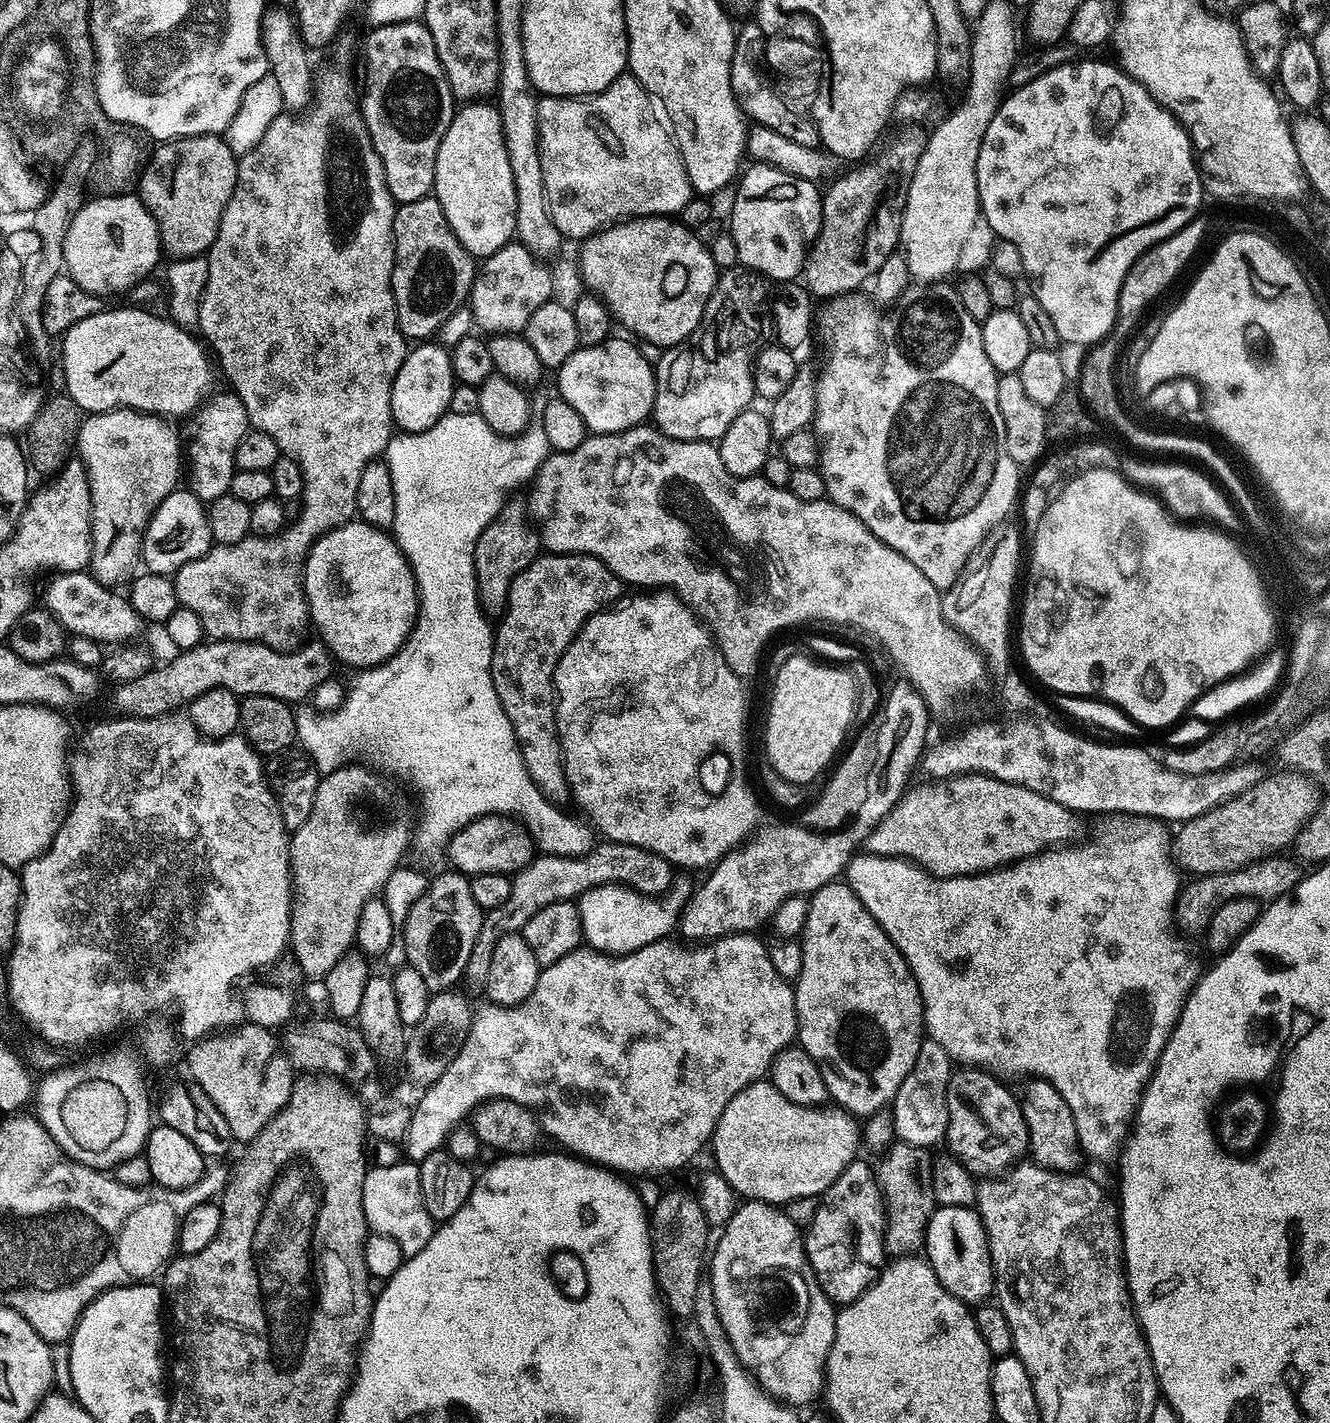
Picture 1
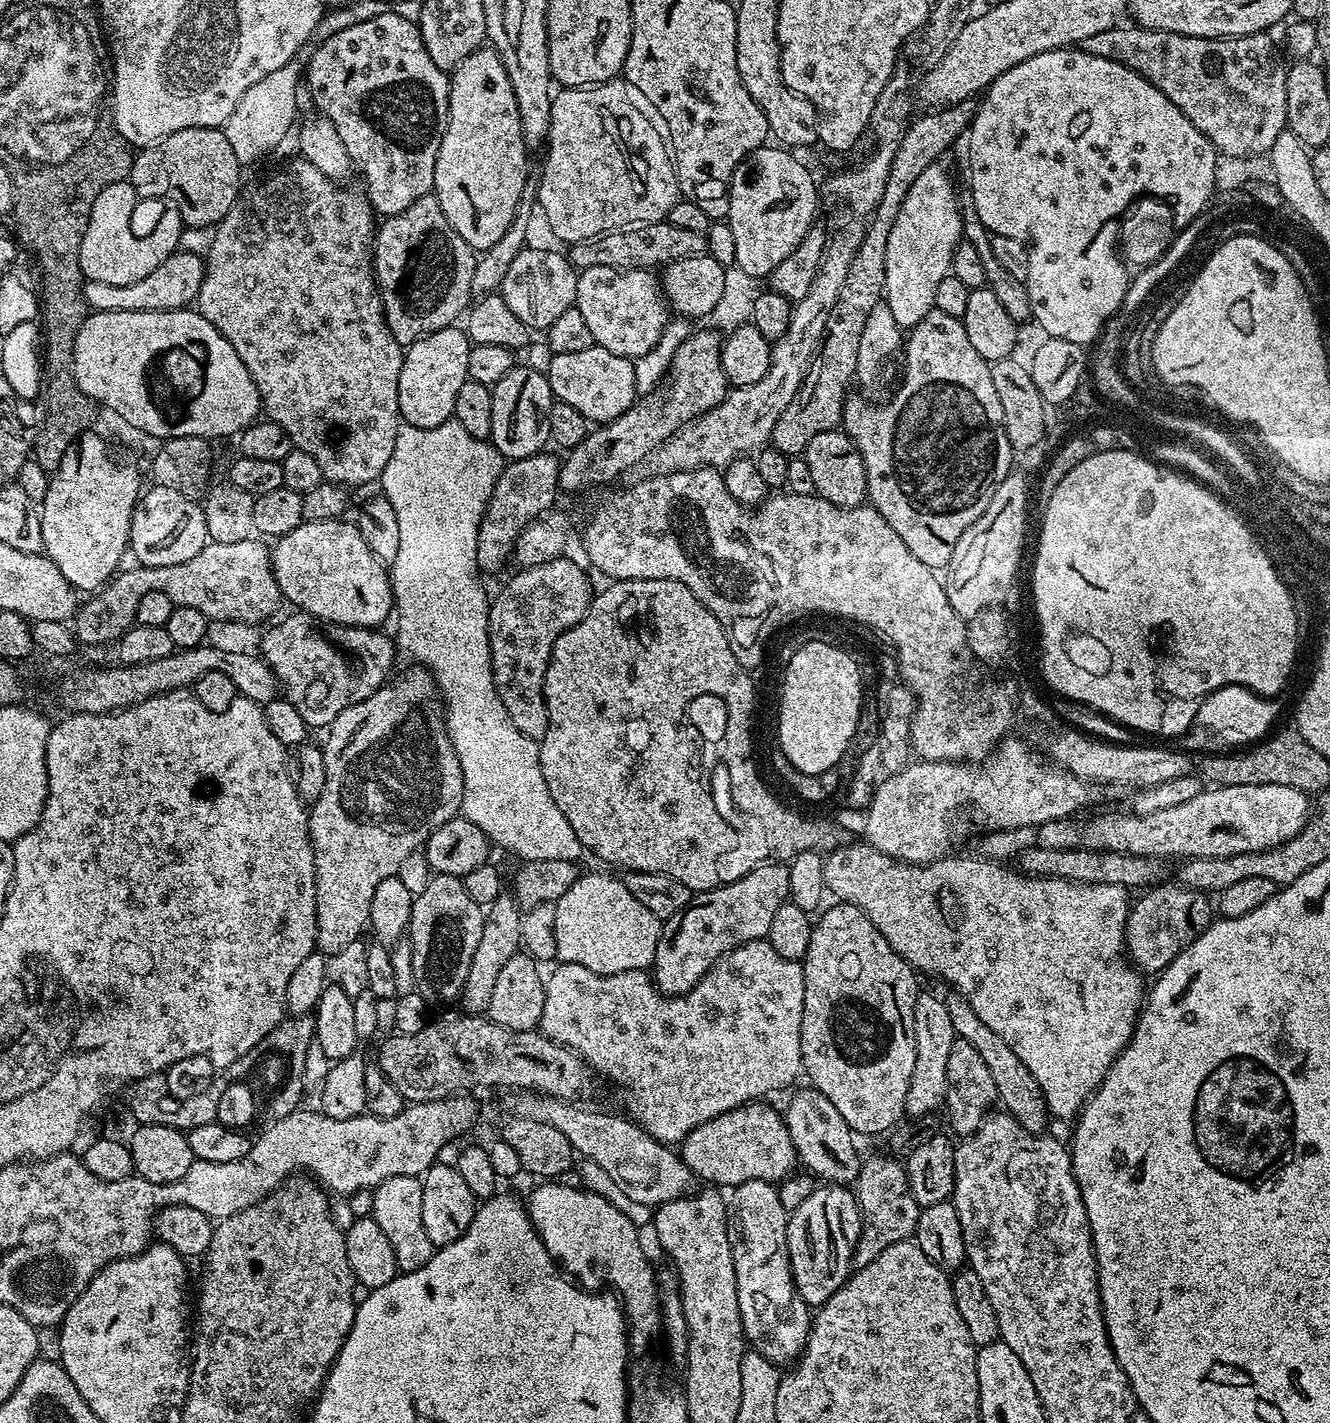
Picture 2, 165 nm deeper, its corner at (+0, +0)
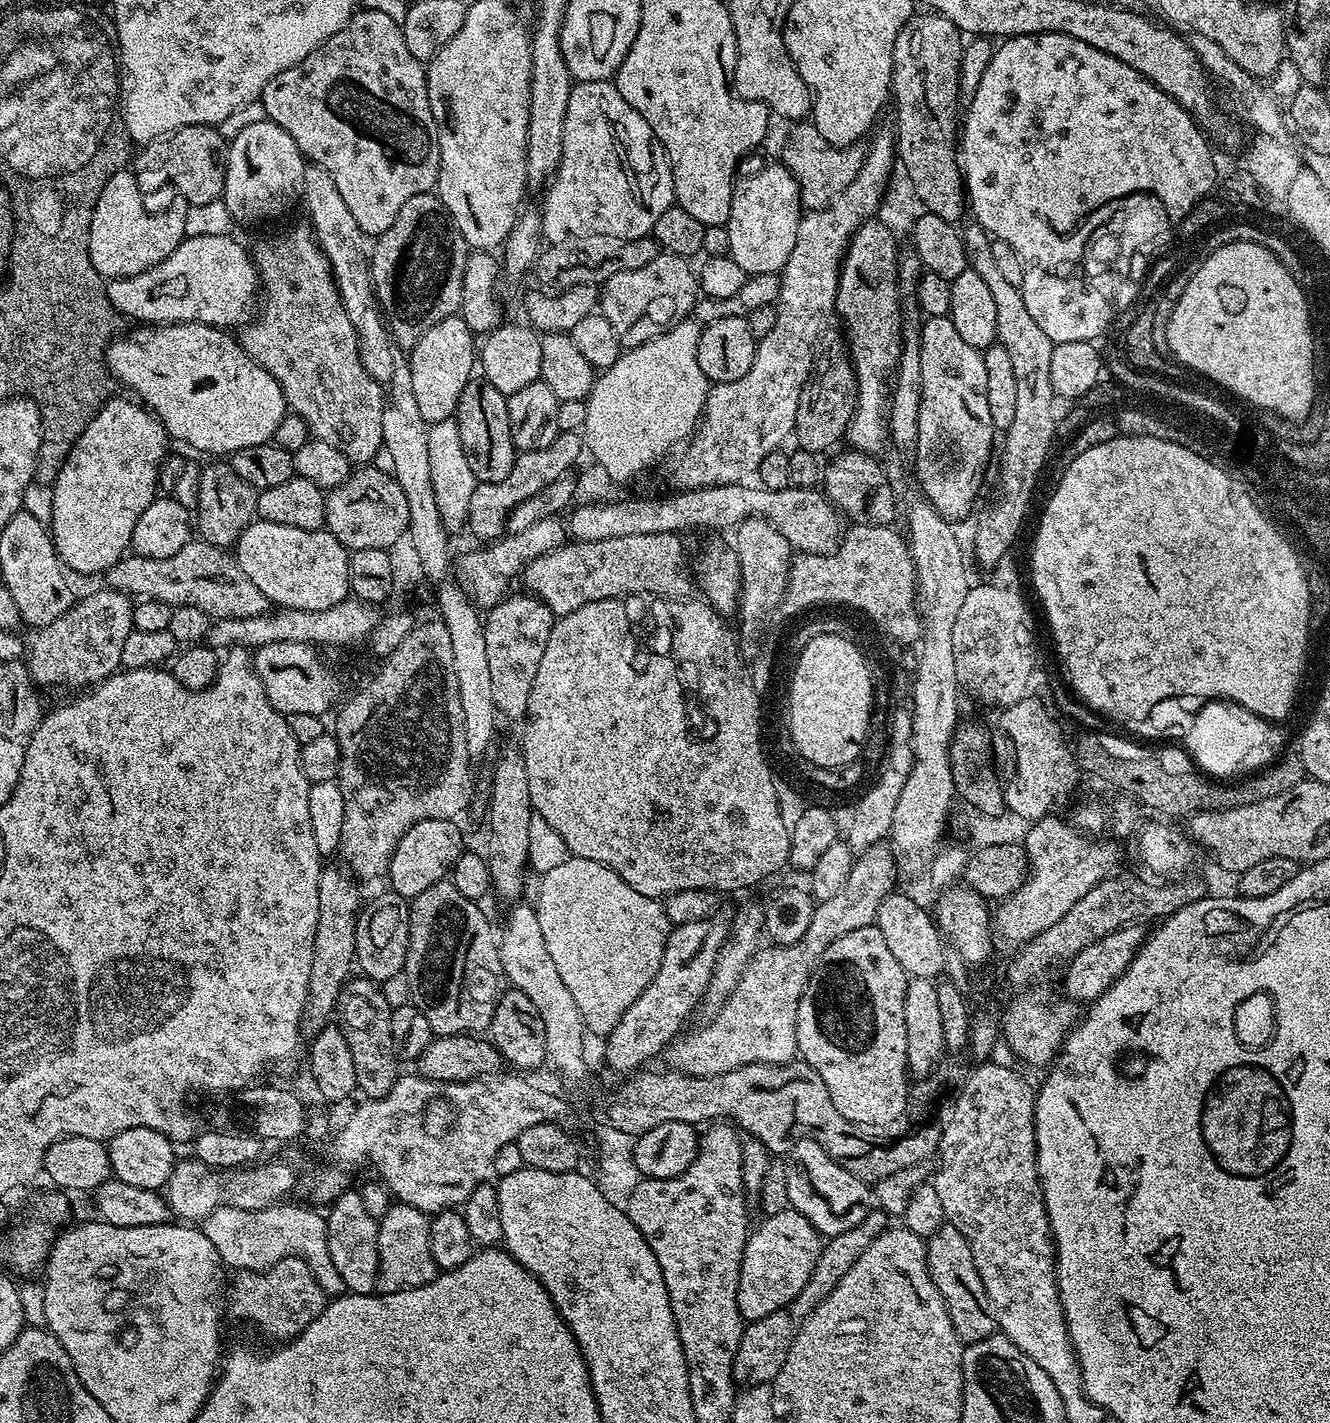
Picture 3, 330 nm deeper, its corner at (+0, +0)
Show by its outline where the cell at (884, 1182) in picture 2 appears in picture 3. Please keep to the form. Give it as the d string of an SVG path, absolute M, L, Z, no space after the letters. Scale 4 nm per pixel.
M873 1210L862 1218L854 1230L848 1230L846 1234L833 1236L821 1247L820 1257L814 1266L814 1274L806 1286L802 1286L802 1291L798 1293L798 1298L794 1298L782 1310L774 1310L774 1314L766 1314L766 1318L745 1323L744 1333L738 1342L738 1354L734 1354L734 1366L732 1367L732 1377L734 1382L741 1389L753 1388L759 1384L771 1384L773 1378L782 1370L782 1365L786 1363L786 1354L790 1354L790 1346L794 1346L794 1338L798 1338L798 1330L814 1314L814 1310L827 1298L830 1290L842 1282L846 1275L846 1270L866 1254L866 1246L874 1242L874 1238L887 1232L890 1227L890 1217L887 1212Z

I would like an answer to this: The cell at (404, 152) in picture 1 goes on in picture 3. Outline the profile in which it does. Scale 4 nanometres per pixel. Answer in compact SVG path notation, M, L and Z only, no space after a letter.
M357 10L348 19L348 24L342 26L342 30L338 30L338 34L325 40L321 48L316 48L306 58L302 58L302 62L298 62L298 66L294 66L290 70L282 70L282 74L270 78L270 82L266 82L264 93L261 94L259 101L264 105L265 117L273 120L278 126L282 126L282 130L286 130L290 134L290 138L294 138L294 142L298 142L298 150L302 155L313 165L329 172L335 185L338 186L339 193L342 194L343 201L346 202L347 209L354 214L354 219L358 222L365 237L375 238L386 230L390 230L390 226L394 226L394 218L398 218L398 210L402 210L402 206L406 206L406 202L410 202L410 198L423 192L432 192L435 189L436 180L440 176L440 143L438 142L438 126L434 118L434 110L430 110L428 73L421 60L414 58L414 54L410 54L410 49L406 46L403 27L396 24L389 15Z

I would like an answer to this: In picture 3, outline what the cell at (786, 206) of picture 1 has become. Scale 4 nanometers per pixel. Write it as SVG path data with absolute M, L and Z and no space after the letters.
M781 162L768 164L749 176L743 176L741 175L732 186L730 218L726 225L730 234L730 254L748 276L779 273L786 266L786 258L790 258L790 250L794 250L794 242L798 238L798 226L802 215L799 184Z

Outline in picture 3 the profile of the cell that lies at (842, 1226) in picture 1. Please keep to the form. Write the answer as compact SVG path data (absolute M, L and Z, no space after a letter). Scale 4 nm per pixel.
M791 1206L782 1210L782 1214L764 1216L761 1221L744 1243L744 1257L740 1267L740 1289L736 1305L748 1322L766 1318L766 1314L774 1314L774 1310L782 1310L791 1300L798 1298L802 1286L806 1286L814 1274L822 1247L820 1232L814 1230L808 1219Z

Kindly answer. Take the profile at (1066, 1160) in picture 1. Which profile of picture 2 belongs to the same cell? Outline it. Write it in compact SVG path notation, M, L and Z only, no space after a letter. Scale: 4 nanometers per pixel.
M955 990L948 992L944 996L944 1001L950 1013L950 1022L954 1025L957 1037L970 1042L974 1046L974 1050L981 1054L986 1066L989 1067L990 1074L993 1075L999 1103L1023 1129L1030 1130L1031 1133L1042 1134L1047 1129L1045 1126L1049 1111L1037 1079L1027 1069L1026 1064L1018 1058L1018 1054L1011 1050L1009 1043L1004 1038L999 1037L997 1031L990 1029L990 1026L978 1018L968 999Z

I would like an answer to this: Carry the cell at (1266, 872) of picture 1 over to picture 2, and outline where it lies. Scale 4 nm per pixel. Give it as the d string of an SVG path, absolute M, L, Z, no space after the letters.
M1165 882L1149 887L1141 896L1144 897L1137 904L1135 901L1131 905L1128 921L1124 923L1126 956L1141 973L1149 974L1148 972L1152 972L1151 974L1159 974L1164 971L1164 967L1170 961L1178 958L1178 954L1186 945L1194 942L1194 938L1198 938L1202 932L1207 930L1214 919L1214 904L1213 901L1212 904L1208 901L1211 900L1209 893L1199 892L1193 888L1185 888L1176 882Z

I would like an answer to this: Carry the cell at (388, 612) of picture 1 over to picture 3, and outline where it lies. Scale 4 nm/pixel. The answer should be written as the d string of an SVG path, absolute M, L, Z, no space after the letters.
M257 518L236 539L234 555L238 566L242 566L242 574L246 574L246 578L250 578L250 582L254 582L262 594L266 594L269 605L294 610L330 610L330 606L338 606L338 602L349 599L350 552L327 530L298 530L298 526L278 526L278 522Z

